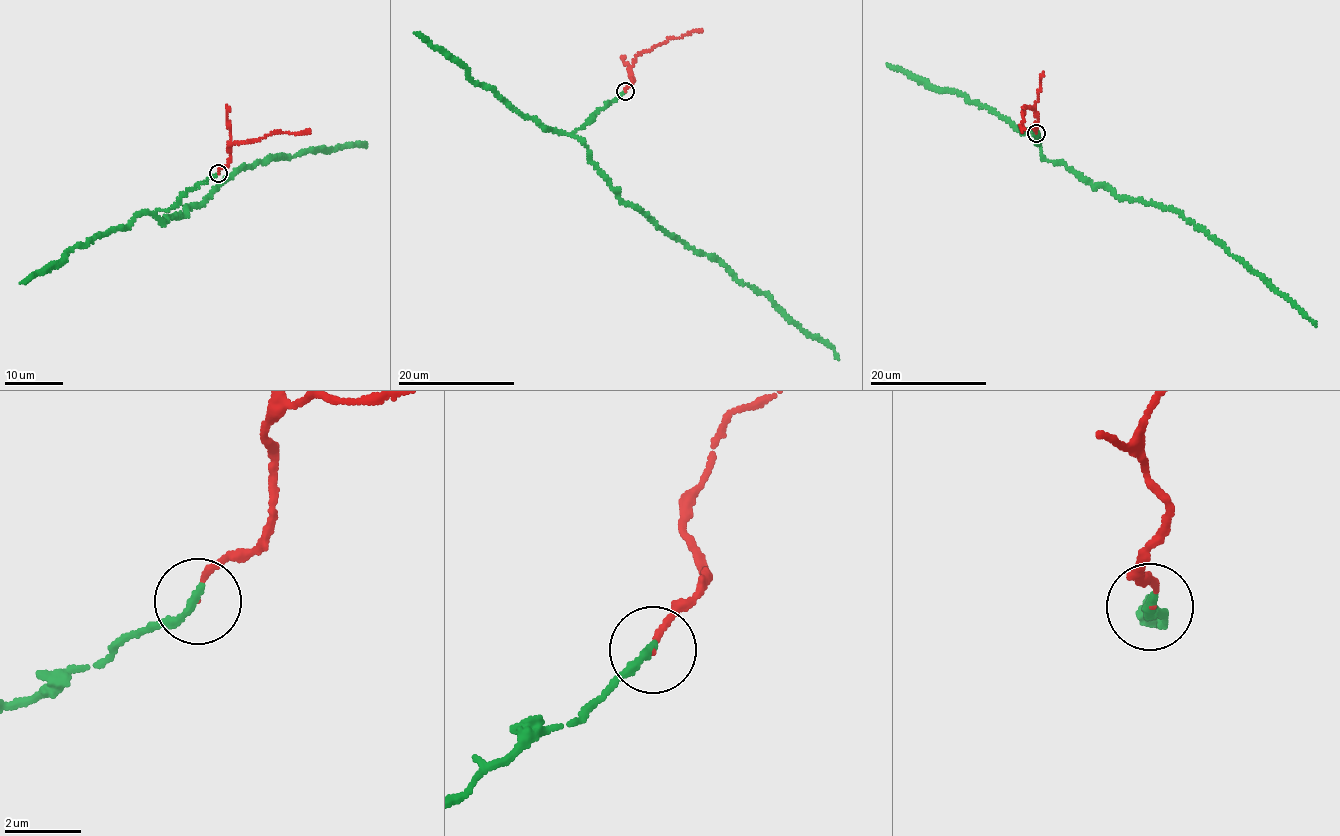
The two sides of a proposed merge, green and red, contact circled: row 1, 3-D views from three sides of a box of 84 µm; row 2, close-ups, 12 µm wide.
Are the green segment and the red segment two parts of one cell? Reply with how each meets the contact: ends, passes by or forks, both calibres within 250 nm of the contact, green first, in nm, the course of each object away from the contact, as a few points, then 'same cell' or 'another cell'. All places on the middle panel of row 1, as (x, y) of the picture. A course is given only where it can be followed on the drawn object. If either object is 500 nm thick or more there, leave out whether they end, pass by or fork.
green ends; red ends; calibres 240 and 70 nm; course green (625, 91), (571, 133), (585, 145), (597, 171), (626, 203), (766, 294), (810, 335), (822, 338), (839, 359); course red (625, 91), (632, 81), (629, 70), (635, 58), (668, 39), (703, 30); same cell

